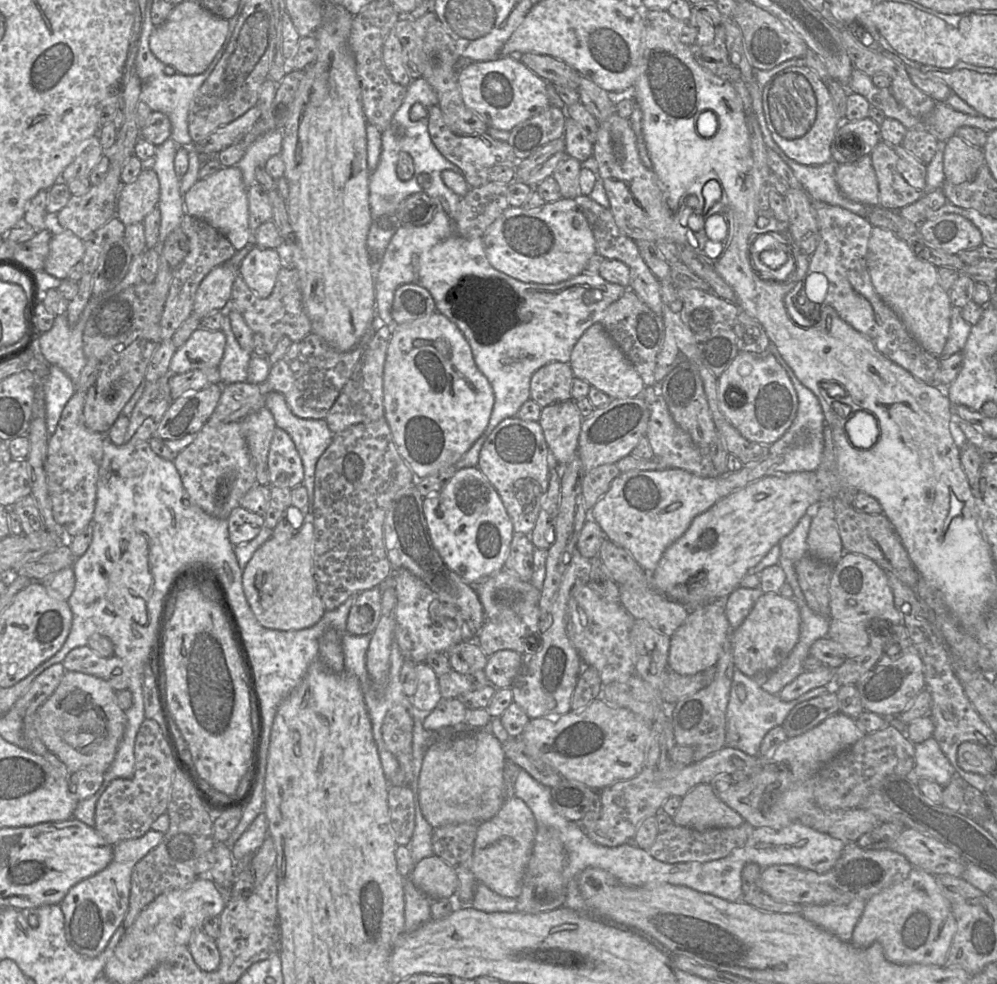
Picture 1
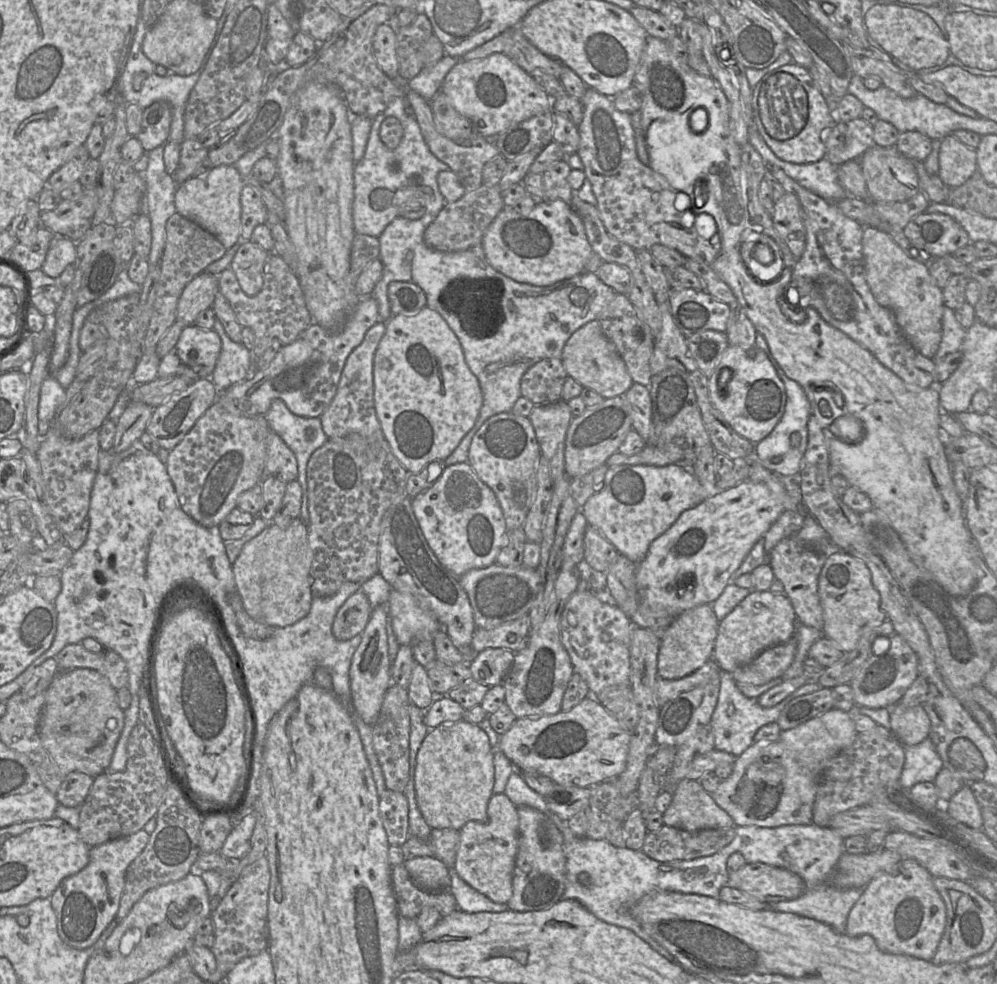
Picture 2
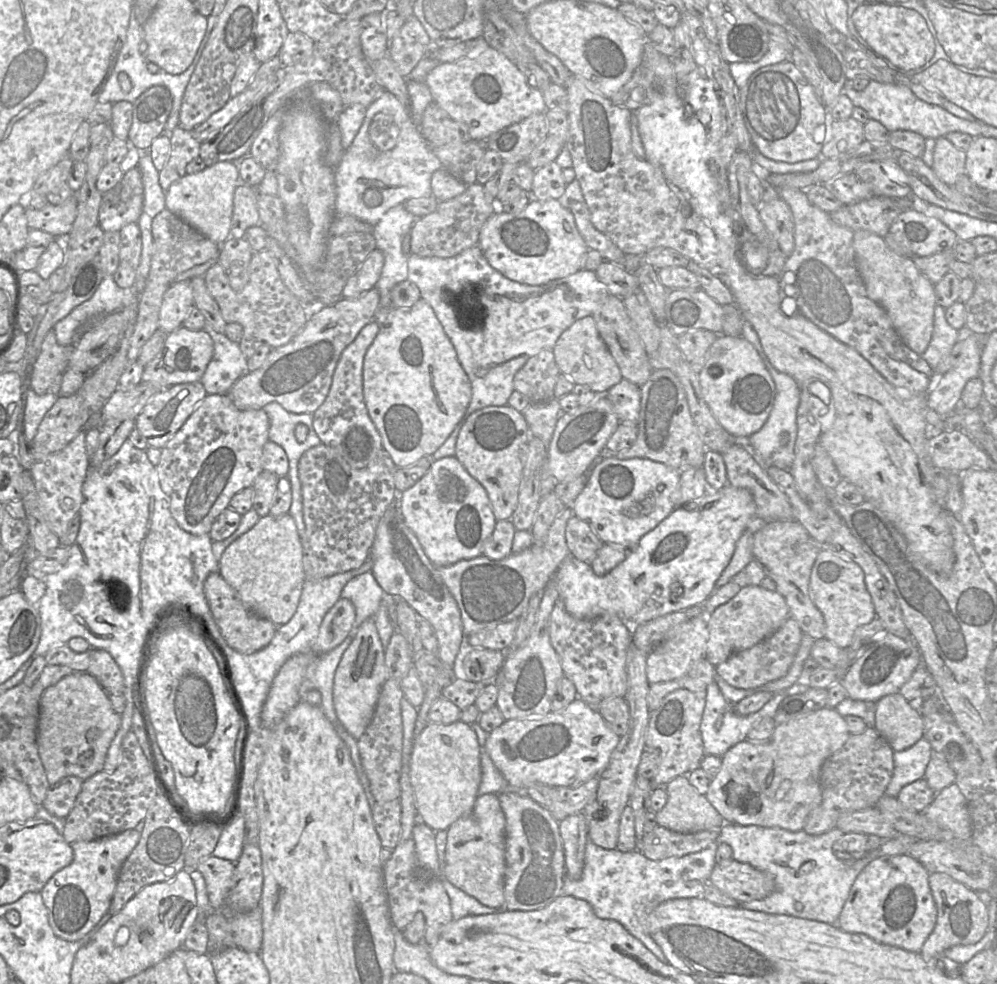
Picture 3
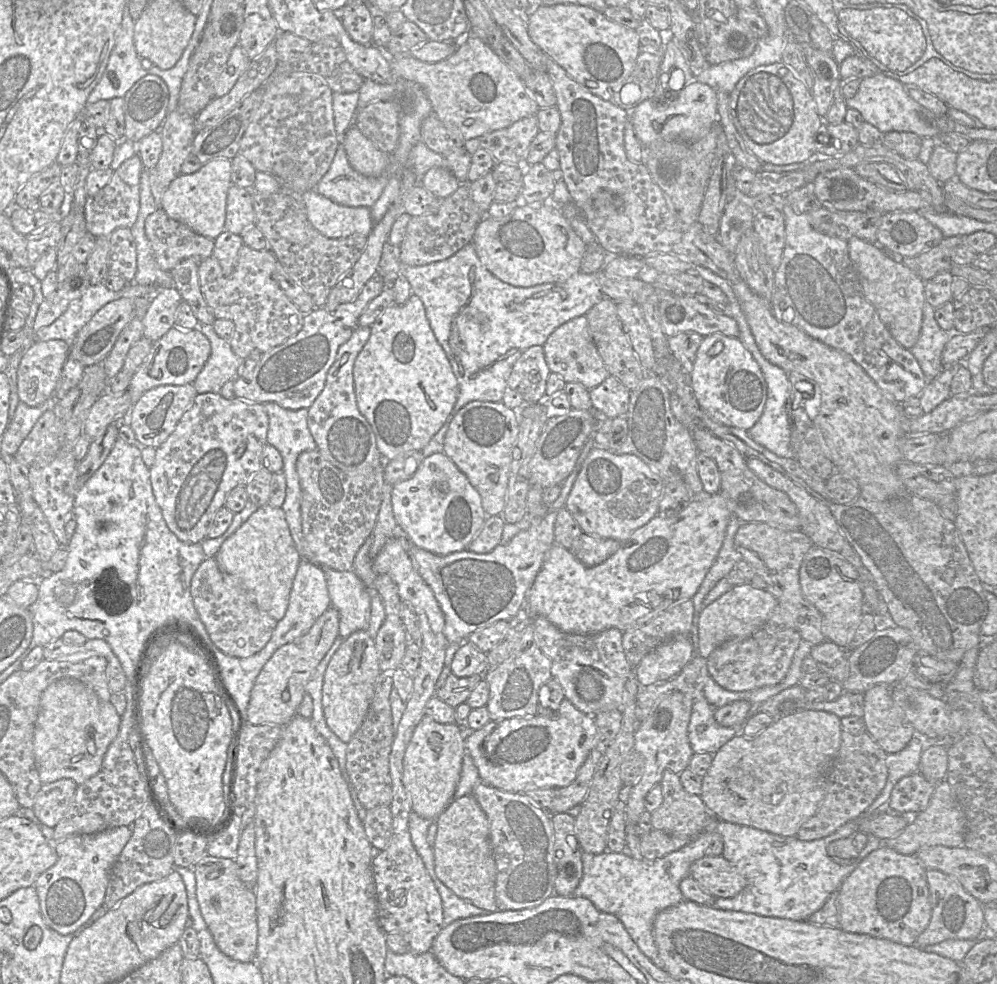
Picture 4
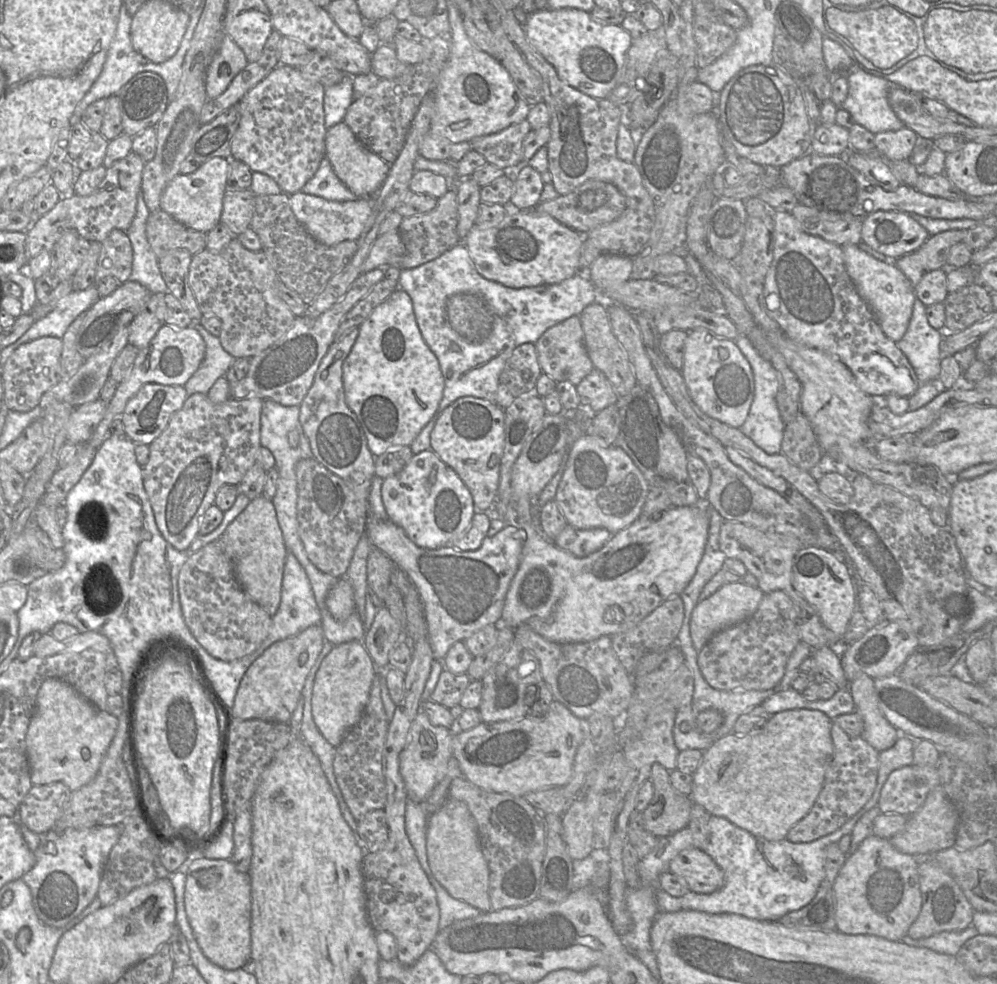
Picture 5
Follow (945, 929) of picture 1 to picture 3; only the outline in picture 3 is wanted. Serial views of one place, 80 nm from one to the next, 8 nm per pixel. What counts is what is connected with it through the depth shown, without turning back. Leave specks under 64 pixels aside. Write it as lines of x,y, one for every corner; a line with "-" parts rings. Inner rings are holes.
909,854
877,857
856,877
836,925
847,933
862,933
879,943
919,953
937,919
928,880
929,872

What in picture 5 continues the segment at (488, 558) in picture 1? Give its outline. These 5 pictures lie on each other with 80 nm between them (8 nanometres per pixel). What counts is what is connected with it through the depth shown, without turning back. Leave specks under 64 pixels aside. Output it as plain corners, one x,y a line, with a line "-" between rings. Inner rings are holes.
432,450
414,454
402,471
385,478
381,497
388,519
403,529
413,543
427,549
451,546
476,513
468,488

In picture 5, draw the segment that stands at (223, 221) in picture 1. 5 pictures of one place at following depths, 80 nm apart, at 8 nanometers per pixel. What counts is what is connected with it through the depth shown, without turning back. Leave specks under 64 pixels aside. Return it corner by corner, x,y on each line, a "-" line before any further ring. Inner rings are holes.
214,157
193,173
178,174
165,189
161,208
185,226
207,234
221,222
229,168
230,159

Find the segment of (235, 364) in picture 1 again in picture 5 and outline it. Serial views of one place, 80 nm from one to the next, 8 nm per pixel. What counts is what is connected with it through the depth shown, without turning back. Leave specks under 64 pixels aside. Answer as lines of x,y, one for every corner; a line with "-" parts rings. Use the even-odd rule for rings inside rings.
200,323
193,327
200,333
205,344
205,358
192,377
183,385
188,395
207,394
213,384
224,377
229,368
237,361
221,345
219,337
209,333

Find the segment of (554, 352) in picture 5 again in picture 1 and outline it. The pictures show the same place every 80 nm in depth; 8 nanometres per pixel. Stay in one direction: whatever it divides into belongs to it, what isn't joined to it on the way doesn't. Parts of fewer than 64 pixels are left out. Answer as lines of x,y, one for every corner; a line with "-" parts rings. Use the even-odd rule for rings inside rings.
594,323
574,345
569,366
573,375
612,399
640,397
646,388
642,378
601,323

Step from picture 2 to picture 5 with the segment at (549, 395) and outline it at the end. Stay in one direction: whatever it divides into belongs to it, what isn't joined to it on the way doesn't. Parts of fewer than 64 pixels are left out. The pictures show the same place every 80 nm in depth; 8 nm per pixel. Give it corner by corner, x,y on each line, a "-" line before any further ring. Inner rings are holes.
524,343
516,347
505,363
500,382
519,395
536,394
537,379
542,370
537,360
533,343

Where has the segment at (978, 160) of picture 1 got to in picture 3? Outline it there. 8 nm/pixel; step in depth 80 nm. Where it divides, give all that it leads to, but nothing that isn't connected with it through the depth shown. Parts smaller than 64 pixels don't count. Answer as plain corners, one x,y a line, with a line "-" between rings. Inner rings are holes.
946,137
936,139
932,171
948,186
954,186
965,175
966,152
956,148

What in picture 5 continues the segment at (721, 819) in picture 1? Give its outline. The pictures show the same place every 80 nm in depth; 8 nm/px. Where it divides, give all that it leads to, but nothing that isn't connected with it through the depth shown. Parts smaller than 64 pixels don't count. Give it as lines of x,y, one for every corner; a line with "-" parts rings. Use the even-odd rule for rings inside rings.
655,763
649,781
654,788
650,804
642,812
646,831
656,837
668,837
687,828
694,802
677,791
670,782
670,772

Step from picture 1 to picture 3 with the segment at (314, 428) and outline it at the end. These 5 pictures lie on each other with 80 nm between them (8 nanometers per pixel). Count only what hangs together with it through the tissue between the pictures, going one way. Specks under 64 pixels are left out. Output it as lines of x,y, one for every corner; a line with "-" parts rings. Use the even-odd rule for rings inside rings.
277,402
268,403
263,407
263,410
265,411
269,418
270,423
268,436
269,440
281,446
288,457
289,470
287,477
291,485
292,494
292,502
289,509
289,515
295,521
297,531
303,545
303,540
306,539
306,528
303,519
303,497
302,497
302,486
298,474
298,463
304,452
306,452
310,448
319,446
320,444
322,444
322,442
319,439
313,427
313,416
312,416
313,414
310,413
295,414
288,412
-
299,424
304,424
308,428
307,438
303,442
298,441
295,435
296,427

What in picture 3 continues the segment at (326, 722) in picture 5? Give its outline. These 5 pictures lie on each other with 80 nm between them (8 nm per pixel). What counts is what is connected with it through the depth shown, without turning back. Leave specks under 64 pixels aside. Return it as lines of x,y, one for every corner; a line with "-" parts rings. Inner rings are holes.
369,618
356,629
354,638
344,652
335,672
333,684
333,704
337,718
344,729
353,738
358,739
370,724
375,713
381,688
387,678
391,677
388,677
388,671
385,664
385,647
379,636
374,618

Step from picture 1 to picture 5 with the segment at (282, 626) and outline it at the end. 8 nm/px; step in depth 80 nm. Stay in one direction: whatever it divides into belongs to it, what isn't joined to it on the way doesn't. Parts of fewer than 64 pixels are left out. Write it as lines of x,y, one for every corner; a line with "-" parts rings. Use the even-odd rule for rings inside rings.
264,495
250,500
246,508
228,525
220,540
242,590
270,616
275,615
281,602
288,549
271,500

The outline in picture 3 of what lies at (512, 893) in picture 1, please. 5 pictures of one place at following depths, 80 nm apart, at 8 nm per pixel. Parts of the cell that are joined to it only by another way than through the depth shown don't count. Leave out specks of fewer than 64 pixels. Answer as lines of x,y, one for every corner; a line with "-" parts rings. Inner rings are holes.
497,794
479,795
472,811
446,830
442,875
455,887
491,908
504,907
506,820

